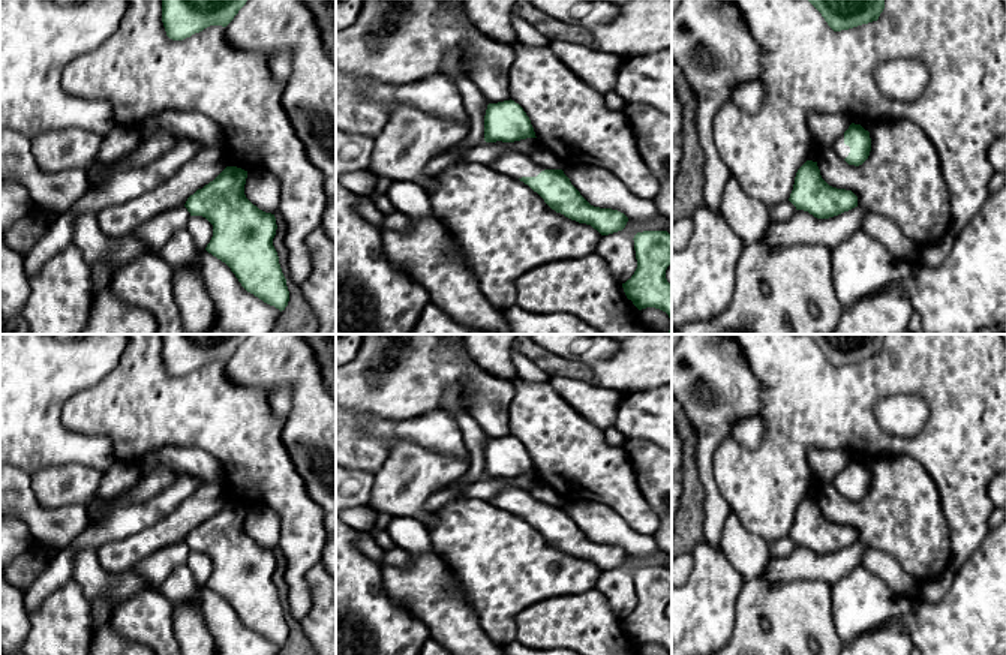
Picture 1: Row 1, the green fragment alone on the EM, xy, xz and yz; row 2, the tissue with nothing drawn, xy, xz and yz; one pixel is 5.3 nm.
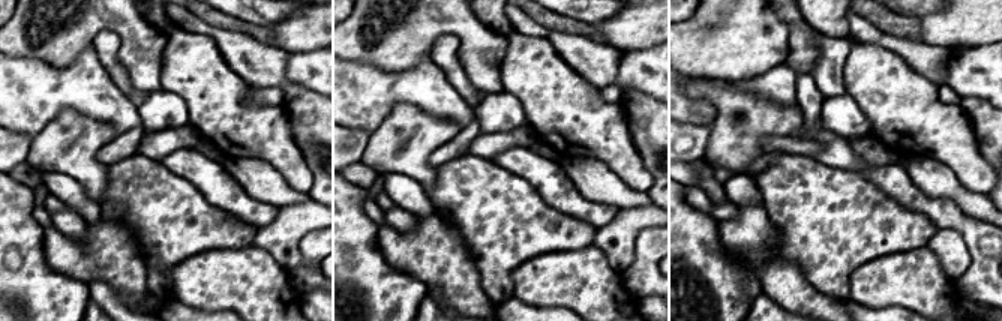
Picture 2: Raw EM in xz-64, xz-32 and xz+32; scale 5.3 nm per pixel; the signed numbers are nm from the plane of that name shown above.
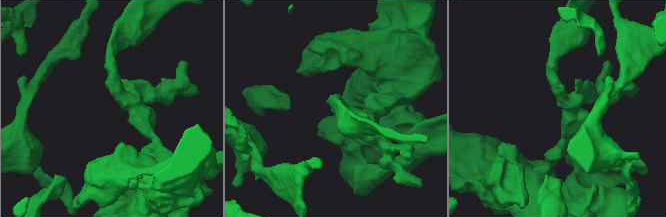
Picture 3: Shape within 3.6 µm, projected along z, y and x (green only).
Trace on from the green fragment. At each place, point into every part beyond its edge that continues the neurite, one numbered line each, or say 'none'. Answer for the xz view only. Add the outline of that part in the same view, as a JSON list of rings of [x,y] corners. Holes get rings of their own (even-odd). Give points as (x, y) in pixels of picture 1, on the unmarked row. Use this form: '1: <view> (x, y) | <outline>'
1: xz (516, 501) | [[[516,487],[502,489],[493,498],[490,498],[489,502],[493,507],[505,510],[514,516],[522,513],[537,513],[541,507],[546,505],[540,501],[535,501],[526,490]]]

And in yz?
1: yz (843, 486) | [[[844,471],[840,472],[835,480],[832,481],[834,487],[841,493],[843,496],[849,492],[850,483],[844,480]]]

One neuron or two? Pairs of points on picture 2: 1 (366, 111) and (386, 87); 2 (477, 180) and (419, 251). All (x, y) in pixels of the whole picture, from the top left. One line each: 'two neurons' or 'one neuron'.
1: one neuron
2: two neurons

